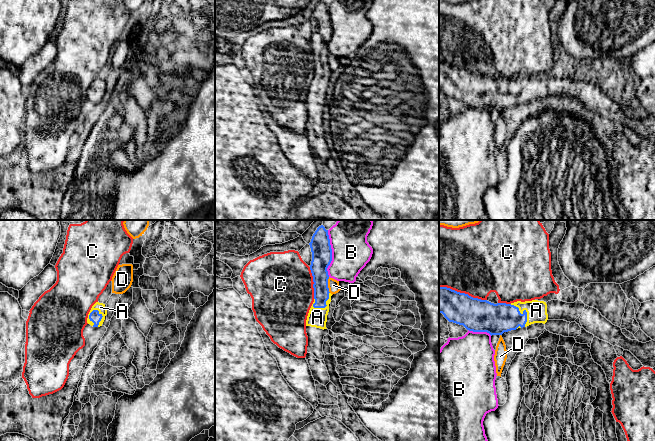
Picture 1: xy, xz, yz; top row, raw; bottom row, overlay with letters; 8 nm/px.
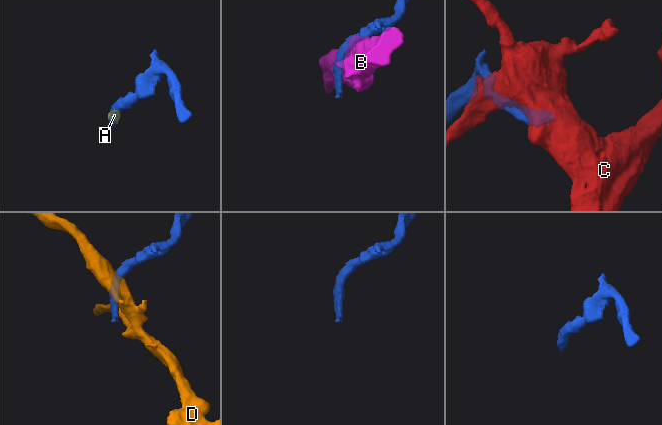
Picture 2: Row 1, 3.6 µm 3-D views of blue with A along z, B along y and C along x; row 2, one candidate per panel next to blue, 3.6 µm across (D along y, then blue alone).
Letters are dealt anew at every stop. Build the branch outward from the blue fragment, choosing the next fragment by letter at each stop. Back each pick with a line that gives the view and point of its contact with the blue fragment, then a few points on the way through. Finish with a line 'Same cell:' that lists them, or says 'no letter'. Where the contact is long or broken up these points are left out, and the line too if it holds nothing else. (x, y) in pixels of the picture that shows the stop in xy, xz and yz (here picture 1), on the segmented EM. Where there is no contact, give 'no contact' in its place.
A: contact xy (102, 316); way xy (95, 317), (102, 316), (100, 307)
Same cell: A

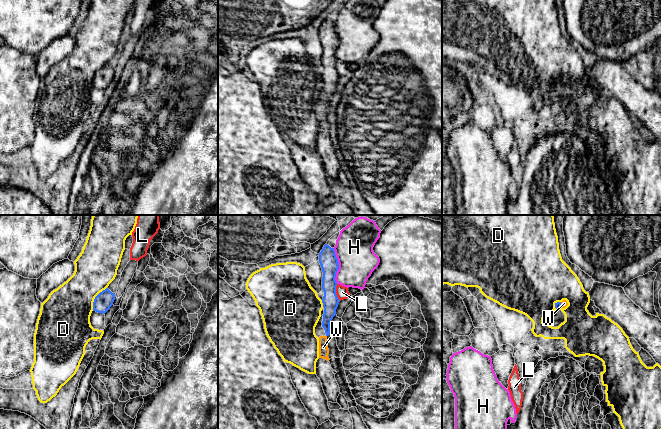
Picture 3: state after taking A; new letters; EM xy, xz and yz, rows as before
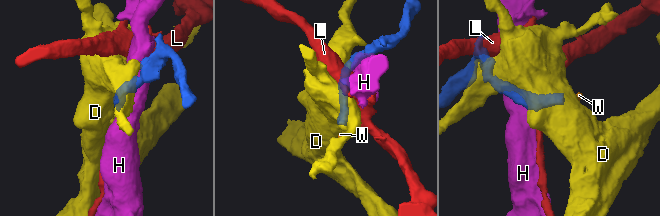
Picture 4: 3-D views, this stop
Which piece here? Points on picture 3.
W: contact yz (560, 304); way yz (557, 305), (560, 304), (564, 303)
Same cell: W

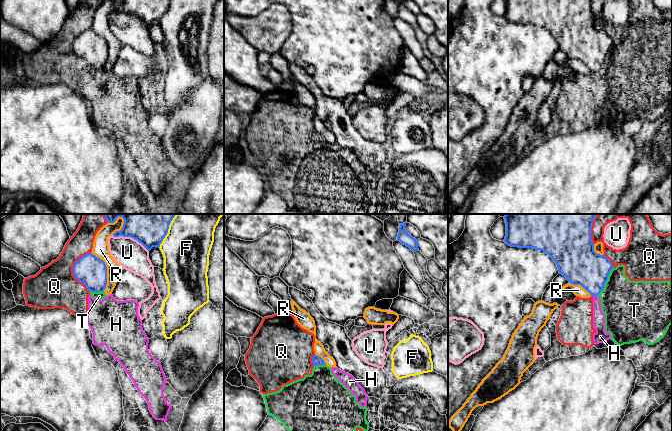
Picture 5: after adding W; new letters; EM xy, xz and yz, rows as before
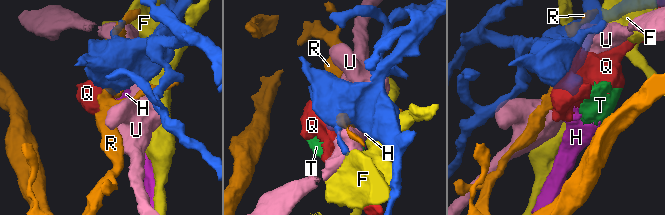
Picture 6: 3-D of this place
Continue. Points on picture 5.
Same cell: no letter

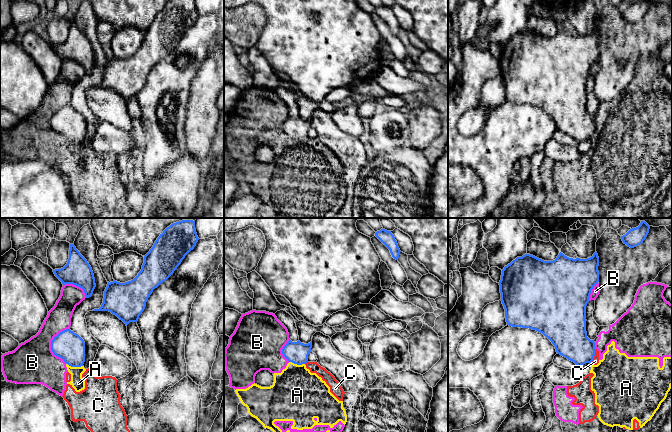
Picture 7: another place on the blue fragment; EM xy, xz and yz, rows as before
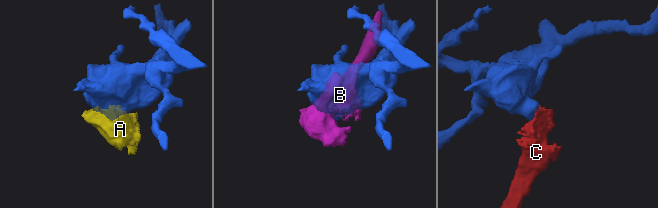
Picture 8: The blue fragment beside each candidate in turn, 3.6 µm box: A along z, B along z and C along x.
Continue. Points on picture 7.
Same cell: no letter

